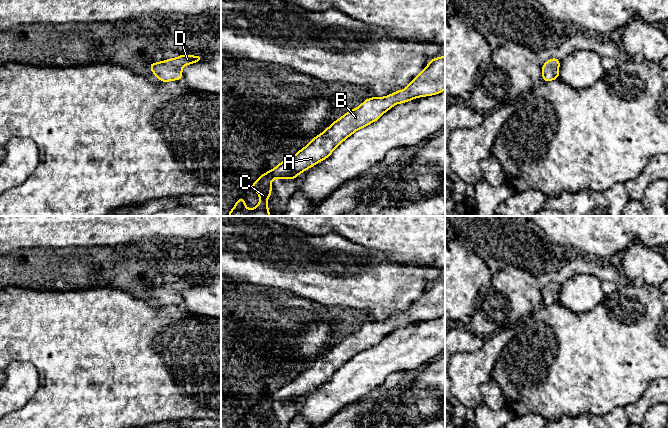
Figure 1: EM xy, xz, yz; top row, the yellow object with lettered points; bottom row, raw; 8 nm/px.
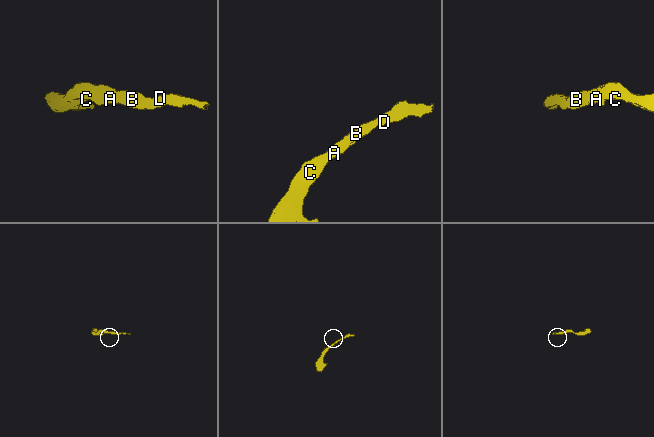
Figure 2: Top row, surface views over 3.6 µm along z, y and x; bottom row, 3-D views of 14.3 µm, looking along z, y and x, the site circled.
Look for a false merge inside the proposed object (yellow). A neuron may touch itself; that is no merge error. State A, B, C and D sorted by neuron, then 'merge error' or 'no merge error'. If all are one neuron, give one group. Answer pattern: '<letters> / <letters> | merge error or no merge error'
A B C D | no merge error

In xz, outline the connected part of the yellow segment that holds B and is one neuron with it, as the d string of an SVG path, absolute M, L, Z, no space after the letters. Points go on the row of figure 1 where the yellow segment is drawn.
M445 56L432 59L405 90L395 91L386 97L366 99L359 107L345 113L333 122L323 133L311 139L309 145L293 157L278 164L261 175L251 189L259 193L260 202L253 209L245 207L240 197L228 216L270 216L267 199L271 195L273 178L295 179L299 173L328 158L333 150L355 131L377 121L383 113L395 104L405 103L417 97L436 95L445 90Z

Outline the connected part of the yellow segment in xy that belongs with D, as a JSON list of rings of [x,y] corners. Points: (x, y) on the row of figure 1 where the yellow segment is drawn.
[[[181,54],[174,59],[164,60],[159,63],[150,62],[148,65],[151,67],[151,72],[159,78],[160,82],[179,81],[183,78],[181,68],[184,65],[193,64],[202,60],[202,55],[191,56]]]

